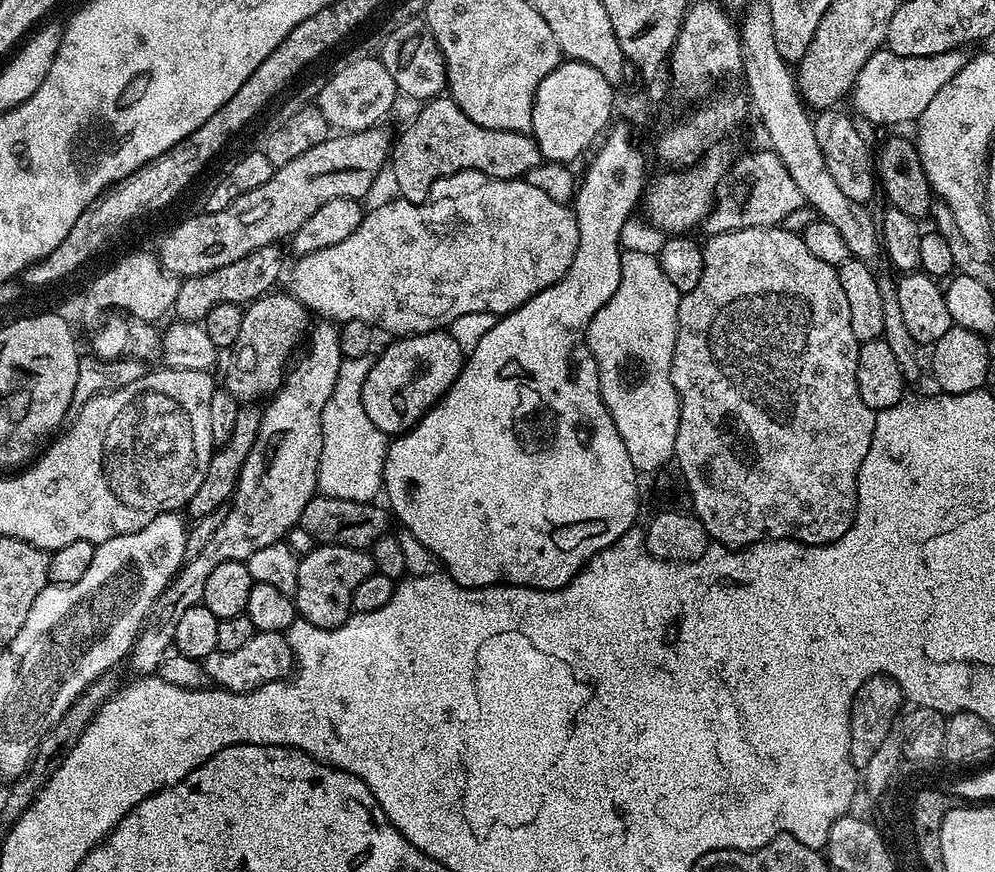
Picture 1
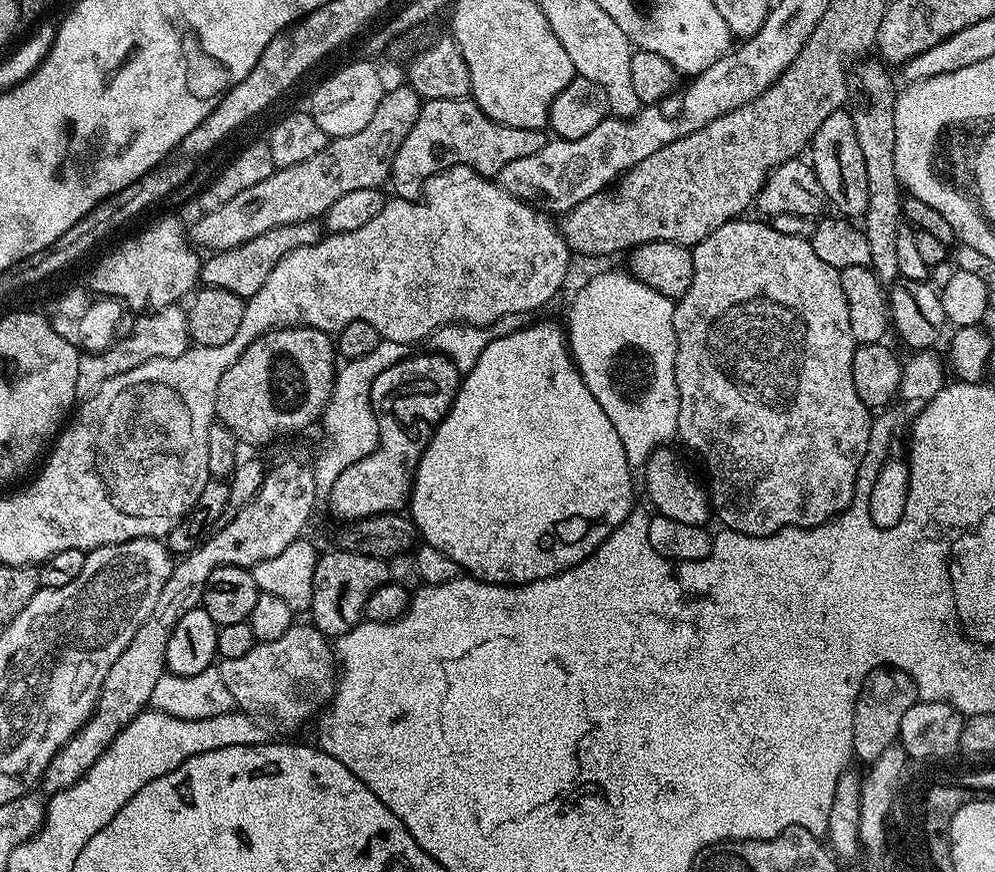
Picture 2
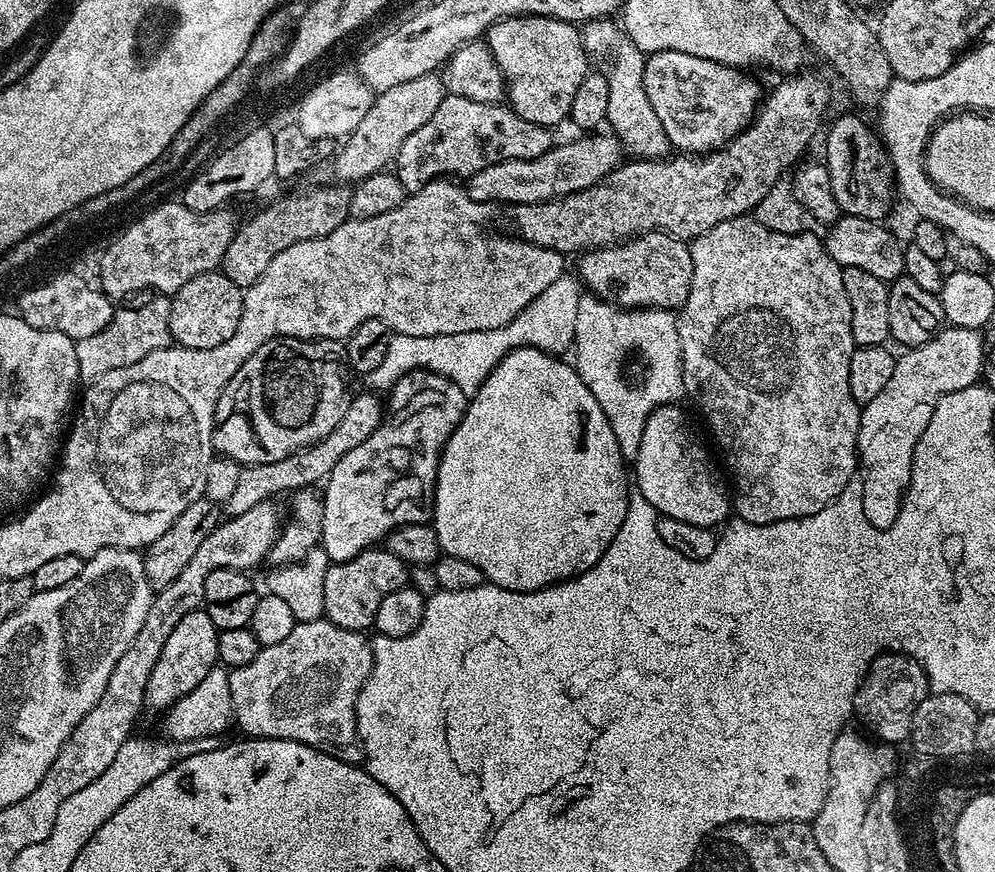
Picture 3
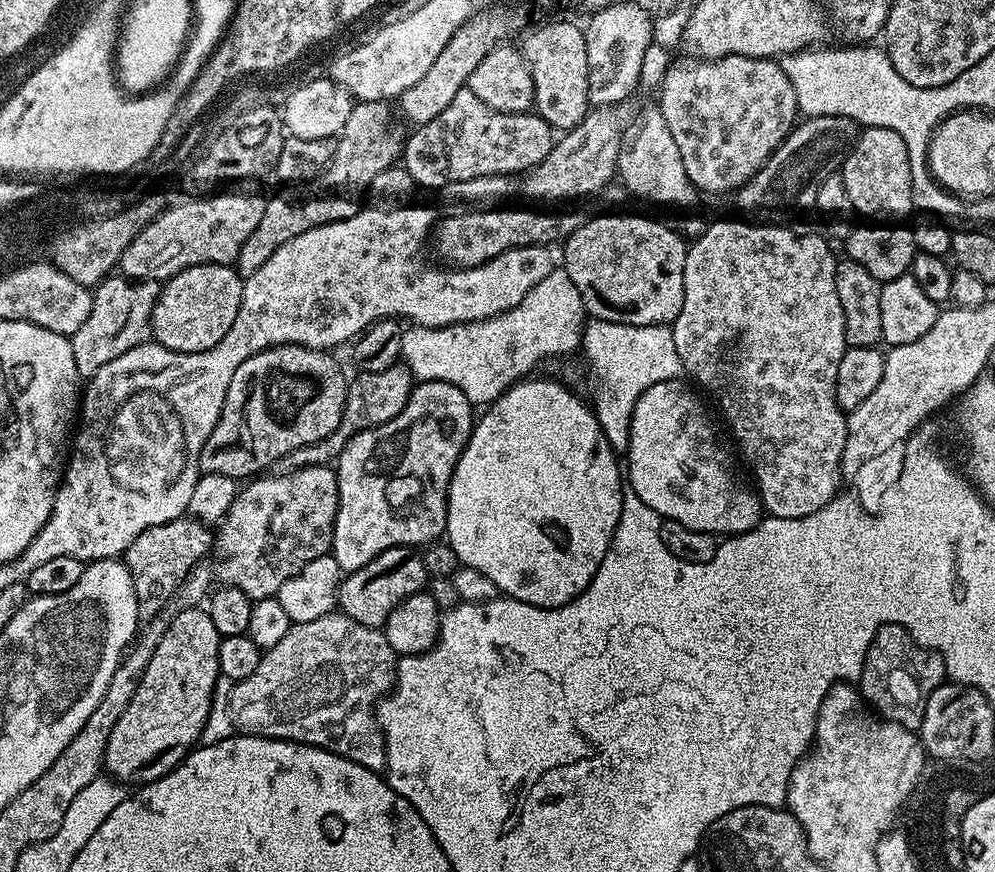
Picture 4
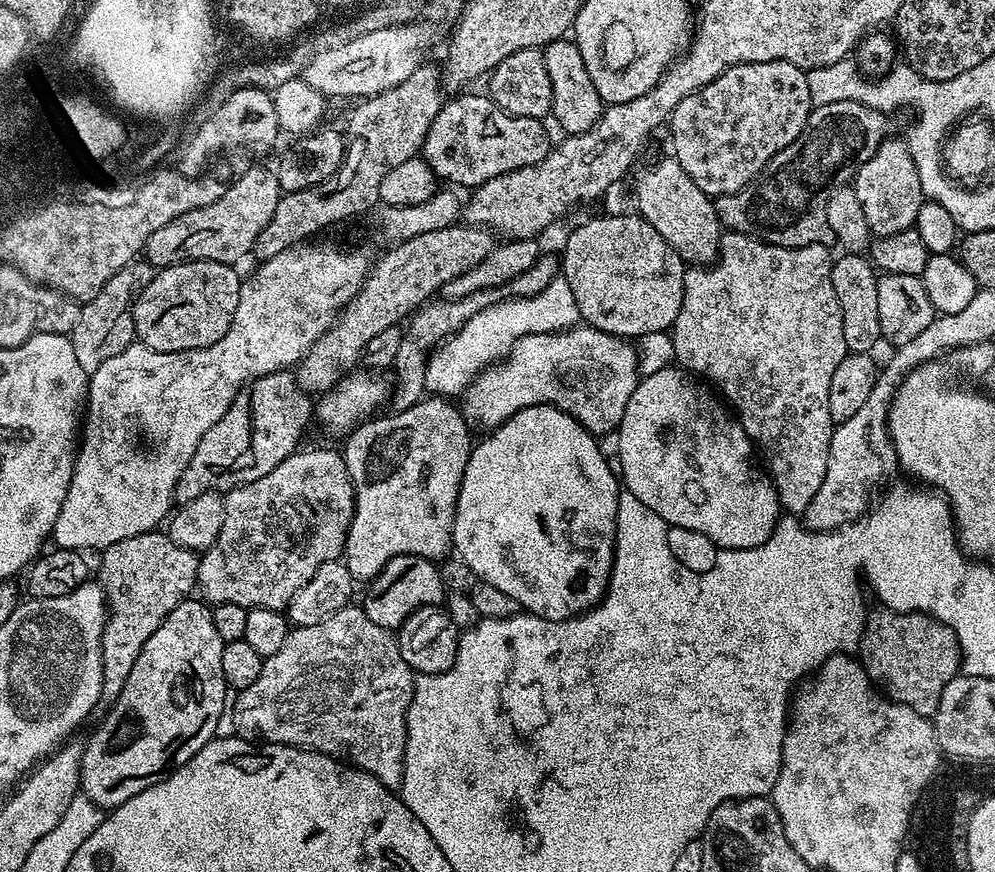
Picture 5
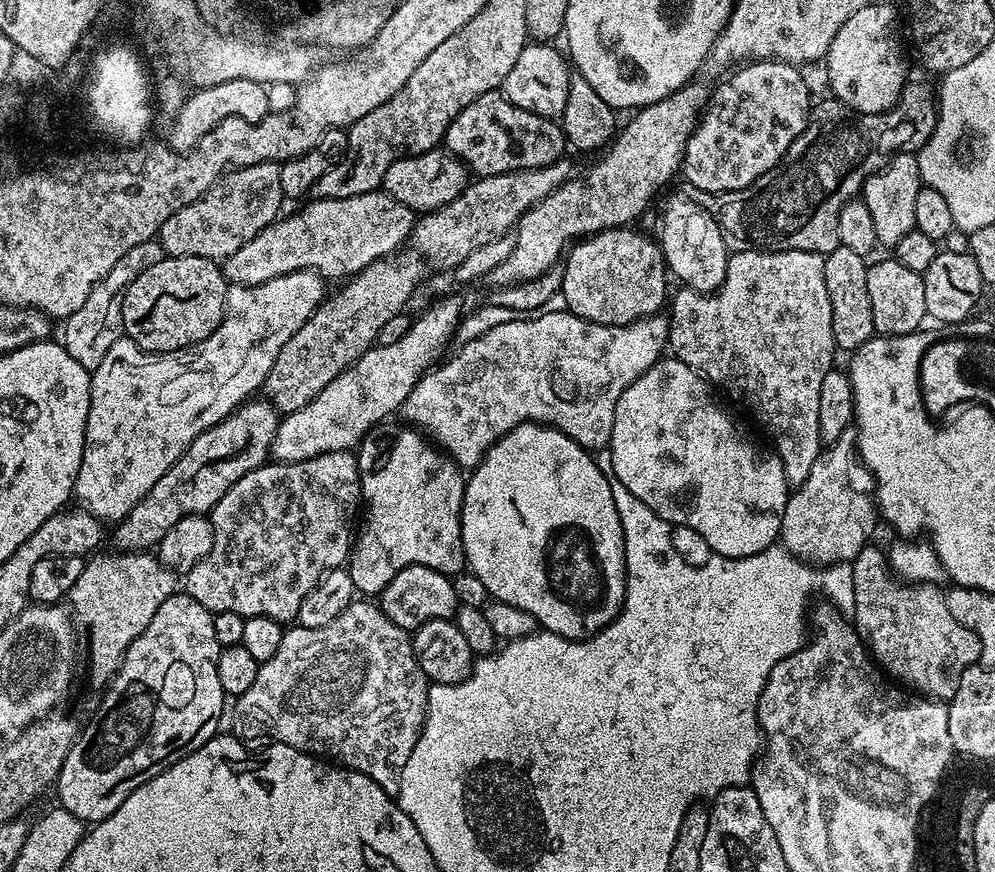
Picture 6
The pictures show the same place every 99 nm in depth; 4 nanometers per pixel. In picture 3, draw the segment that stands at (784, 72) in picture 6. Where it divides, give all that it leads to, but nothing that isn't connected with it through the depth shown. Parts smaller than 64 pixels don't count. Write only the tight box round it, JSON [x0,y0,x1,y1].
[642,50,762,154]

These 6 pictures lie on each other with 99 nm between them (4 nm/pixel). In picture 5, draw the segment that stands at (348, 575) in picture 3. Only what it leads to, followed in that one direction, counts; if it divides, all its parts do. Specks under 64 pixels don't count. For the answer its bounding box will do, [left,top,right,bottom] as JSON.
[362,554,446,630]

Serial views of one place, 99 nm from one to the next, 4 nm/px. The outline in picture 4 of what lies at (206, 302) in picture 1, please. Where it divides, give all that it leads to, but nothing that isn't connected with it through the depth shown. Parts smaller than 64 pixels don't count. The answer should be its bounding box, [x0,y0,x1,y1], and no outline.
[234,100,406,278]

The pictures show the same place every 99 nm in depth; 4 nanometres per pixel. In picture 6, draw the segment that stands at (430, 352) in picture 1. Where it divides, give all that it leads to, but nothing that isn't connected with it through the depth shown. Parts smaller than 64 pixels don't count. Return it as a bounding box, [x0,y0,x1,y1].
[346,422,466,598]

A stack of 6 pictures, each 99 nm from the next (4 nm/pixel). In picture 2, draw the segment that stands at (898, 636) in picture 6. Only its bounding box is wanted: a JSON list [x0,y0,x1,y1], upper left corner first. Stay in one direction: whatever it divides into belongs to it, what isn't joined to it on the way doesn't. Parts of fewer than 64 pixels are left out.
[852,668,917,766]

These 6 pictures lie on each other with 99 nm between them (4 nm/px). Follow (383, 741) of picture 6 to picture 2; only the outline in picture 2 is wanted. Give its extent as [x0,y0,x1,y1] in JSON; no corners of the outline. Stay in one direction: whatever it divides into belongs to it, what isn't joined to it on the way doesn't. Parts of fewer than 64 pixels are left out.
[218,622,338,724]

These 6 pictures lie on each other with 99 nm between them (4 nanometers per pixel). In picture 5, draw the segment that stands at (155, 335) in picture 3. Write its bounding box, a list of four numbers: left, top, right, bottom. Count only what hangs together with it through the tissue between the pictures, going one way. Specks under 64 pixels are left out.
[70,258,157,373]

